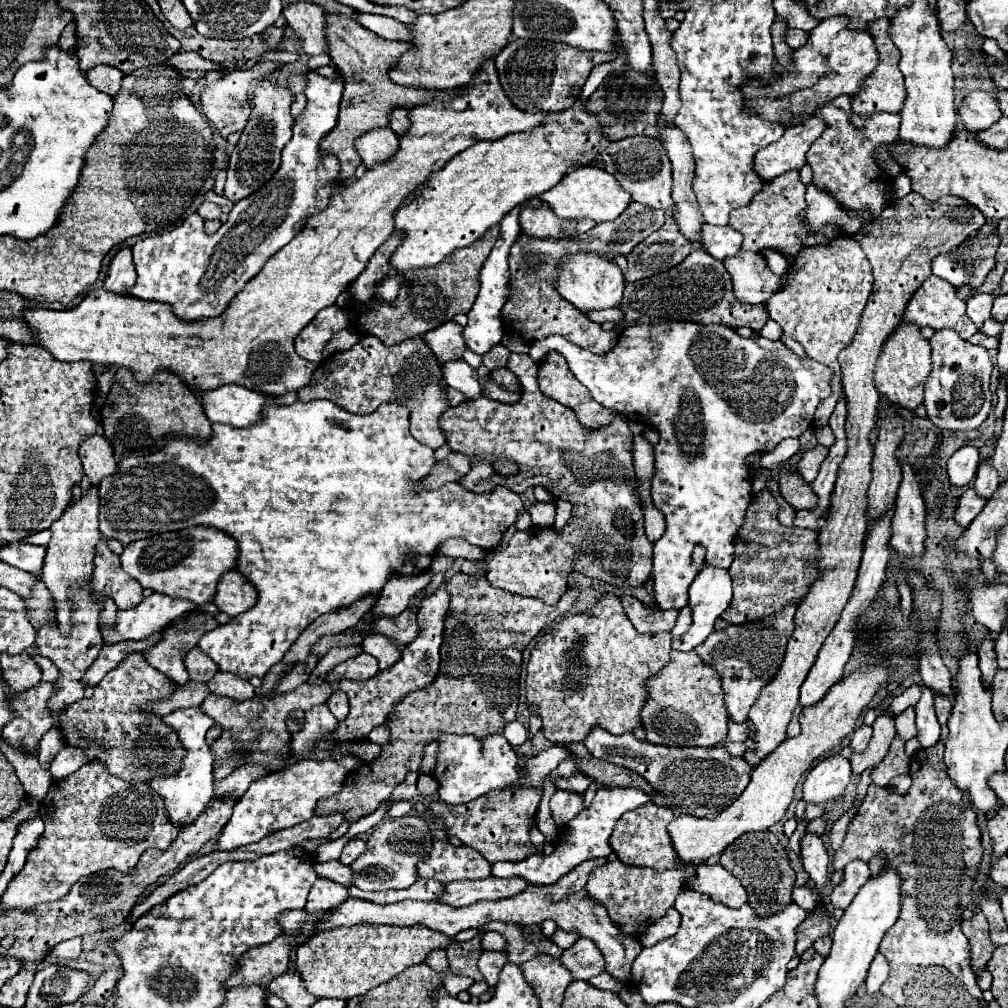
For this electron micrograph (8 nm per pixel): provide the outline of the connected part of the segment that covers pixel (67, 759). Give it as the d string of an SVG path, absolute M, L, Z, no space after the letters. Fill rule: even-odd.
M63 747L59 753L57 753L57 757L53 759L53 763L51 763L51 775L55 777L55 779L63 779L63 777L67 777L67 775L71 775L73 771L77 771L81 765L85 765L85 763L89 763L89 759L87 759L87 755L83 753L83 749L79 749L79 747Z

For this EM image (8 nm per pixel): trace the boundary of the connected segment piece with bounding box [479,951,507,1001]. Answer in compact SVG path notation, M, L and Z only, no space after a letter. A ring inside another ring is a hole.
M489 951L489 953L483 953L483 955L479 957L479 971L483 973L483 977L485 977L487 985L489 985L489 989L479 997L481 1001L491 999L491 993L493 993L493 989L495 989L495 985L497 985L499 973L501 973L501 969L503 969L505 963L507 963L507 953L505 953L505 951L499 951L499 953Z

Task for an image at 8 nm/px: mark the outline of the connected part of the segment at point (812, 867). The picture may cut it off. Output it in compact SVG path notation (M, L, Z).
M805 831L801 839L801 861L817 885L827 885L831 877L831 857L819 835Z

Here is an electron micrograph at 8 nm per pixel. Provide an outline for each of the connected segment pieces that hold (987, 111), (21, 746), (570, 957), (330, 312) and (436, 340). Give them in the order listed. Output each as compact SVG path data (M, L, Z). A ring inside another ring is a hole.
M973 91L959 105L959 117L971 133L979 133L1001 119L999 105L985 91Z
M41 681L39 685L11 693L9 703L17 713L7 727L3 727L1 737L15 749L35 755L39 751L39 741L45 731L51 729L51 715L47 715L47 701L57 691L53 683Z
M579 939L569 949L563 951L561 963L571 971L575 979L591 979L603 973L603 955L591 939Z
M331 305L321 309L315 319L295 337L295 351L303 359L321 361L321 351L327 345L327 341L341 329L347 327L347 311Z
M453 321L445 323L443 327L437 327L435 331L427 331L423 335L423 341L429 345L439 363L457 359L467 349L467 345L463 343L463 327Z

